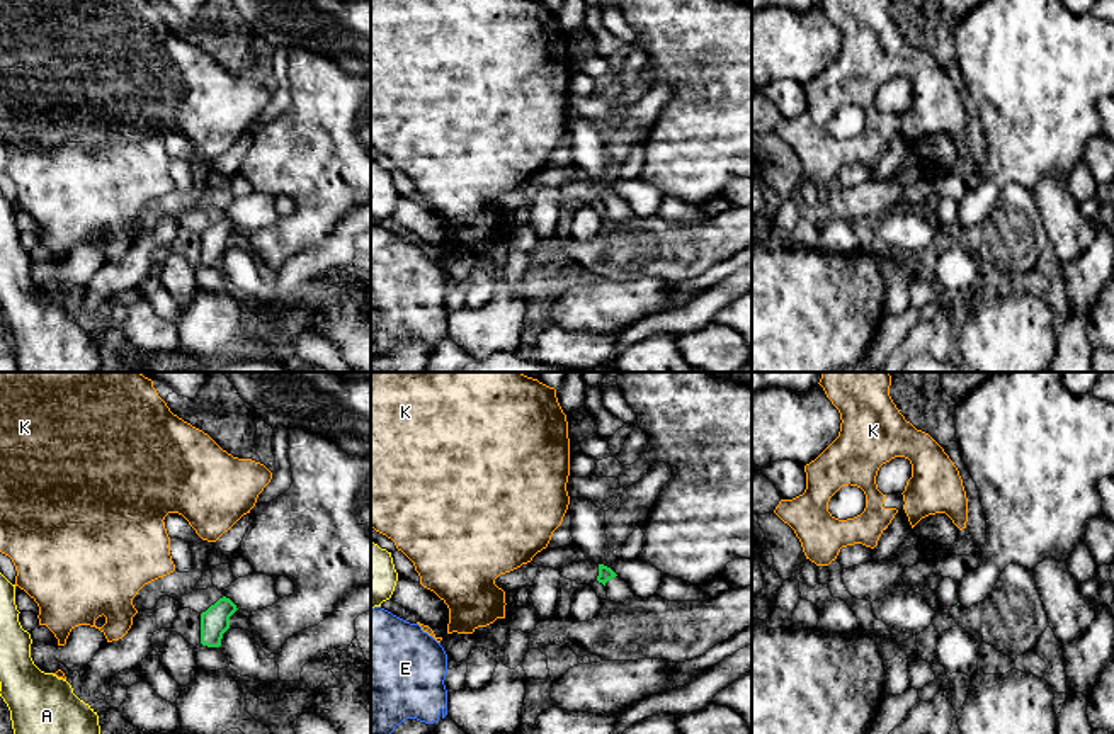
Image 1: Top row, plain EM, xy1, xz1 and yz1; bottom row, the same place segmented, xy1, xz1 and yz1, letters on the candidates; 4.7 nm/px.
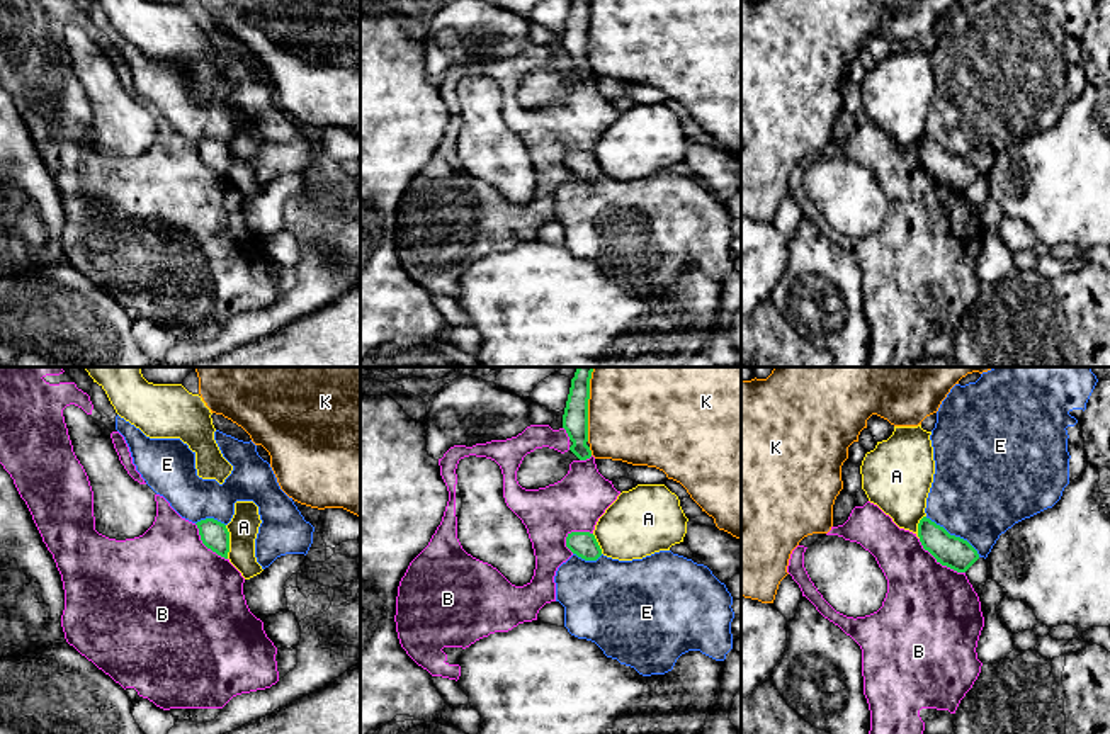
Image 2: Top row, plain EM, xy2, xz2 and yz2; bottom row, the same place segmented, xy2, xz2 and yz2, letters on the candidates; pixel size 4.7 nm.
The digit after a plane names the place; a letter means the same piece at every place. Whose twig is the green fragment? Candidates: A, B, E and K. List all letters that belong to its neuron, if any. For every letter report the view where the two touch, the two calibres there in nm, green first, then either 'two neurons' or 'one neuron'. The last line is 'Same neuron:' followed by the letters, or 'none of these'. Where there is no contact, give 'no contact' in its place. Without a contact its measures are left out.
A: contact in xy2; calibres 140 and 140 nm; two neurons
B: contact in yz2; calibres 150 and 460 nm; two neurons
E: contact in yz2; calibres 150 and 460 nm; two neurons
K: contact in xz2; calibres 130 and 400 nm; two neurons
Same neuron: none of these

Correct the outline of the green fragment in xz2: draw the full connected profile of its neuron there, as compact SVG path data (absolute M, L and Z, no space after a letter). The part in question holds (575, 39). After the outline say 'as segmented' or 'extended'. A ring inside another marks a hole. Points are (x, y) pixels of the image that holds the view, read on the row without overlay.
M571 0L564 34L563 48L566 49L573 65L569 70L580 78L586 80L592 76L588 61L588 19L590 19L590 0Z; as segmented

